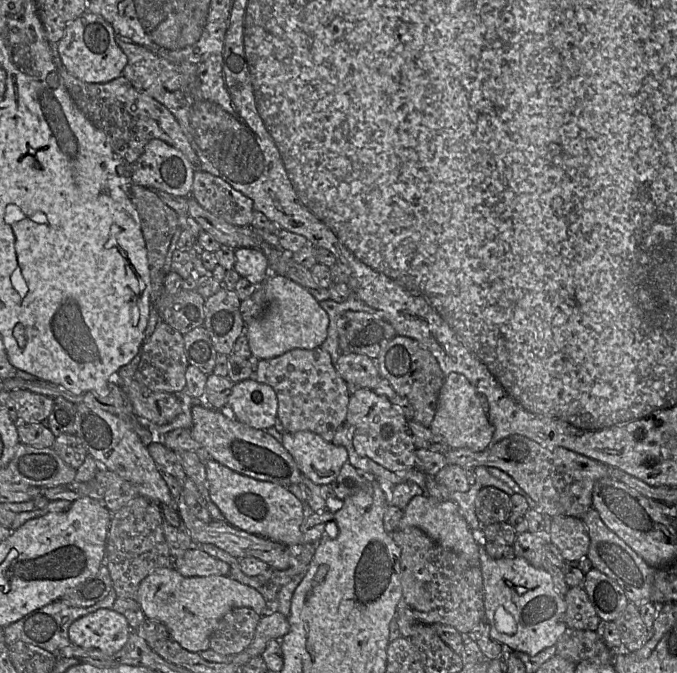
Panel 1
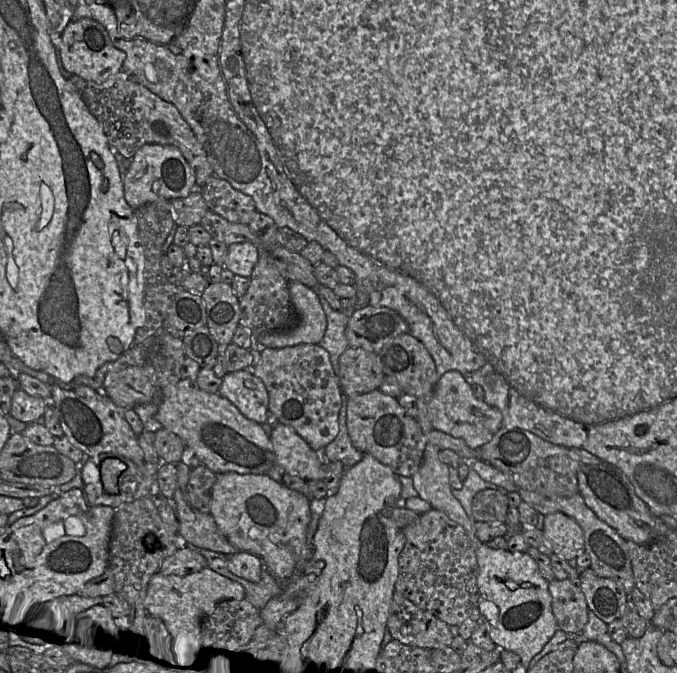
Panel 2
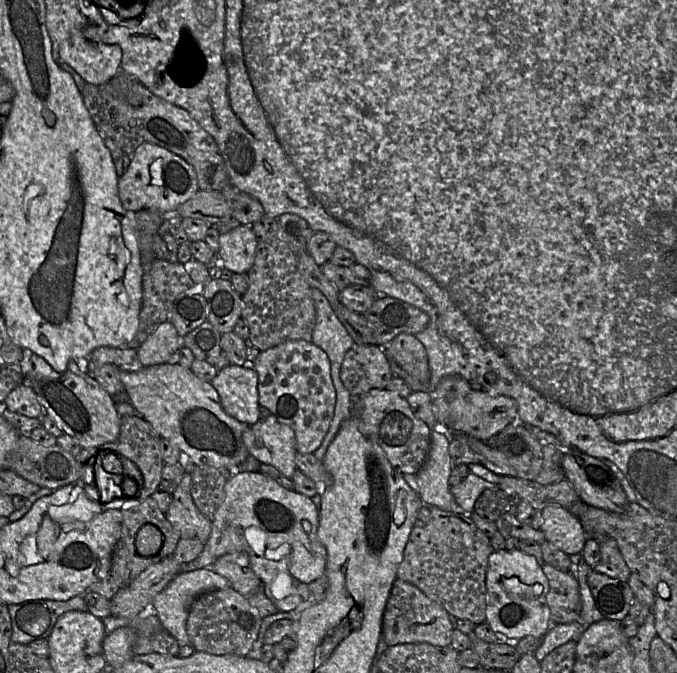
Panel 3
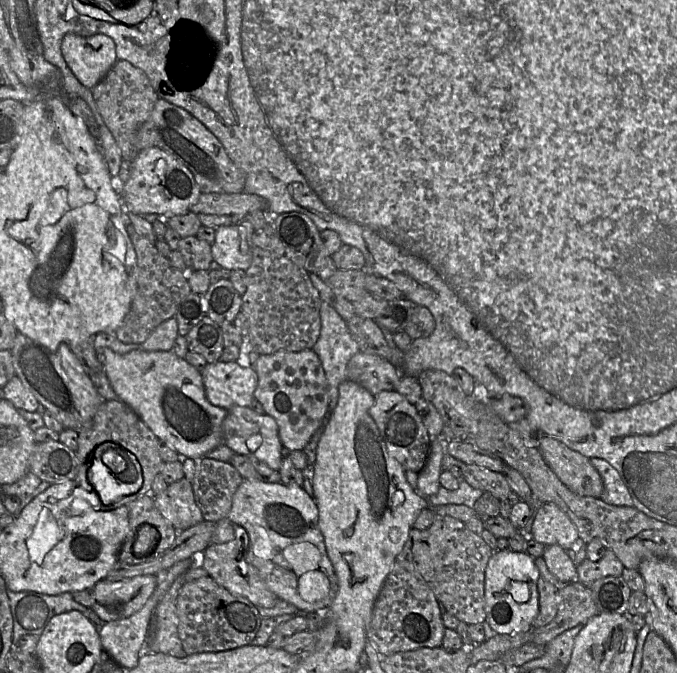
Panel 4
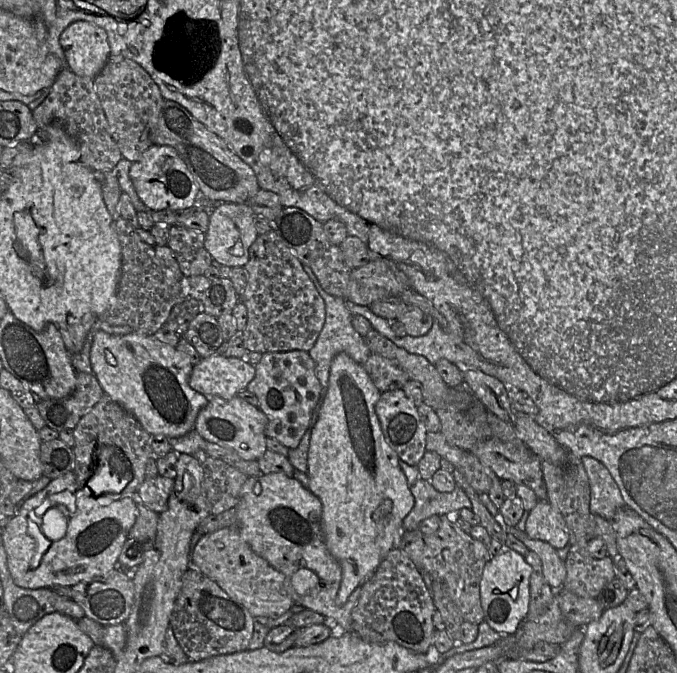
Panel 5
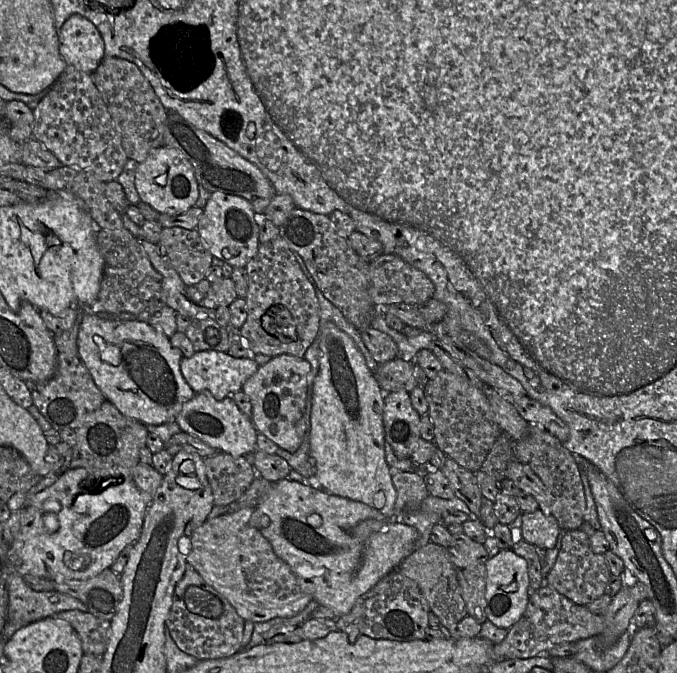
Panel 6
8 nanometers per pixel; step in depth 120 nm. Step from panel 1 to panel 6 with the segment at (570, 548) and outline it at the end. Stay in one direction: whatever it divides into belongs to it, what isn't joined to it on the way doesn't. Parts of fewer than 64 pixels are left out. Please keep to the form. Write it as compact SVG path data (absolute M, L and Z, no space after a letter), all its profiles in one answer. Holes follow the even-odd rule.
M540 509L522 513L520 527L522 539L537 549L552 549L556 546L561 527L558 521L545 515Z

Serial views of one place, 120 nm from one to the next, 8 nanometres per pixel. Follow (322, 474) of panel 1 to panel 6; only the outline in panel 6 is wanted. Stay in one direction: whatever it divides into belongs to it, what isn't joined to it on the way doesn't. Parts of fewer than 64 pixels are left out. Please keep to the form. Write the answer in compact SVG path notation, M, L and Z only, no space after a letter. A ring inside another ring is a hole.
M203 390L183 404L175 418L180 429L187 432L217 451L233 456L253 454L256 449L258 431L251 418L240 411L231 396L217 400L209 390Z

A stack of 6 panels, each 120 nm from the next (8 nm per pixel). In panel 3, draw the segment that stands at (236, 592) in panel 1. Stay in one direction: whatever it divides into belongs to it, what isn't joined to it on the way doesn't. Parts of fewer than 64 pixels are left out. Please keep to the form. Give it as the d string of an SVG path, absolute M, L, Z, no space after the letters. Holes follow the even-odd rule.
M212 566L191 572L180 572L152 601L152 609L158 616L163 629L168 631L181 645L191 645L186 630L188 611L193 600L202 593L227 589L230 583L212 570Z

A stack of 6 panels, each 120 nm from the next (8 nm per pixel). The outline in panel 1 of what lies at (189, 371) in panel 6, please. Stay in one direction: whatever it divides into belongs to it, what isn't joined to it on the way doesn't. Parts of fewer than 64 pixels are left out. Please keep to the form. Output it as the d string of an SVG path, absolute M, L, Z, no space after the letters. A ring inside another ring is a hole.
M254 378L235 383L226 406L232 410L232 416L236 420L255 429L266 430L274 427L277 420L278 400L275 391Z

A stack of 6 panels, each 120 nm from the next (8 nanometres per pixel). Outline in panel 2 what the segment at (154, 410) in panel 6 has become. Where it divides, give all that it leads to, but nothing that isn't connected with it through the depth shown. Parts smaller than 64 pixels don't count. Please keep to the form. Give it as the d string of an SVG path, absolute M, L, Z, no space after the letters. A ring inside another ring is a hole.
M181 379L160 392L163 400L156 419L179 436L187 449L214 473L266 474L275 465L273 445L262 425L244 417L220 394L201 390L189 379Z

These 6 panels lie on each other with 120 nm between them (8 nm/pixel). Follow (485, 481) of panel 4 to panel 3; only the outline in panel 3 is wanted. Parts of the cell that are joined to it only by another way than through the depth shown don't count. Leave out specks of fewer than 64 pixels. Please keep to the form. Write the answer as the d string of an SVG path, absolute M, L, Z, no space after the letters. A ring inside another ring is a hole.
M500 477L499 488L510 495L518 495L521 501L527 501L535 510L542 511L548 505L559 505L570 512L570 507L581 501L567 480L550 485L518 477Z

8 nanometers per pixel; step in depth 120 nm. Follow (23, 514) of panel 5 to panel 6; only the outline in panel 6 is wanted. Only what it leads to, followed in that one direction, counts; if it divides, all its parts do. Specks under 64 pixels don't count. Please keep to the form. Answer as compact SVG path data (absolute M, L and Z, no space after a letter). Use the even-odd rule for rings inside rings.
M83 467L68 469L58 475L54 484L36 494L27 501L21 520L20 532L14 542L17 570L22 576L30 574L37 577L55 579L86 579L99 574L104 569L110 569L120 552L127 546L133 545L139 538L144 517L148 508L147 497L137 488L133 480L120 479L105 488L93 491L83 488L88 478L88 472ZM46 512L57 514L59 529L50 533L45 529L43 516Z

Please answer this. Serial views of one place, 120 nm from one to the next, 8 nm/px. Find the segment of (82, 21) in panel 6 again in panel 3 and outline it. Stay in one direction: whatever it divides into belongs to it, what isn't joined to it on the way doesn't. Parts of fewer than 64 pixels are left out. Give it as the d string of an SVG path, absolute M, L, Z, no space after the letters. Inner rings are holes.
M70 31L60 44L59 57L92 85L105 84L121 72L121 48L85 38L81 31Z

